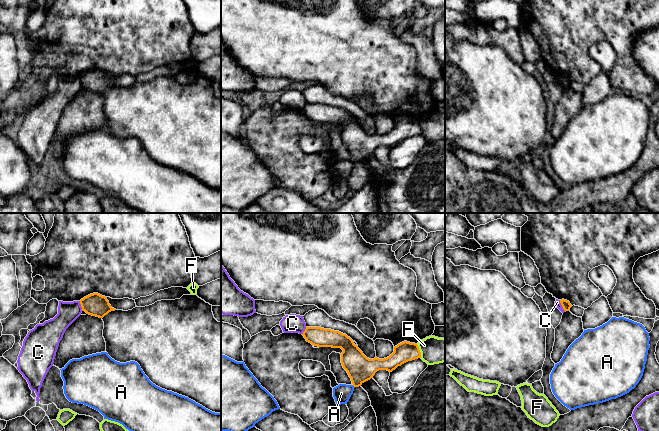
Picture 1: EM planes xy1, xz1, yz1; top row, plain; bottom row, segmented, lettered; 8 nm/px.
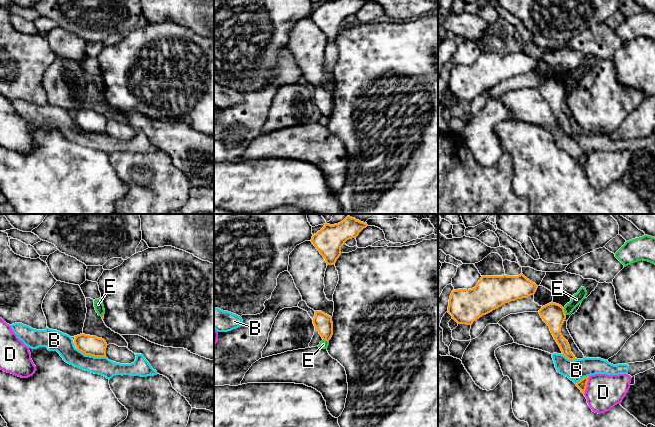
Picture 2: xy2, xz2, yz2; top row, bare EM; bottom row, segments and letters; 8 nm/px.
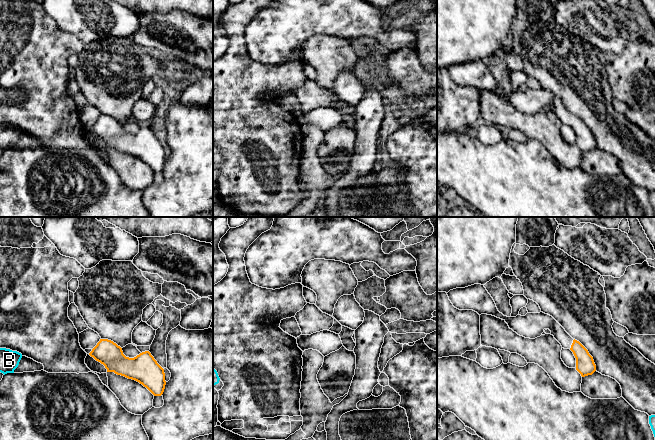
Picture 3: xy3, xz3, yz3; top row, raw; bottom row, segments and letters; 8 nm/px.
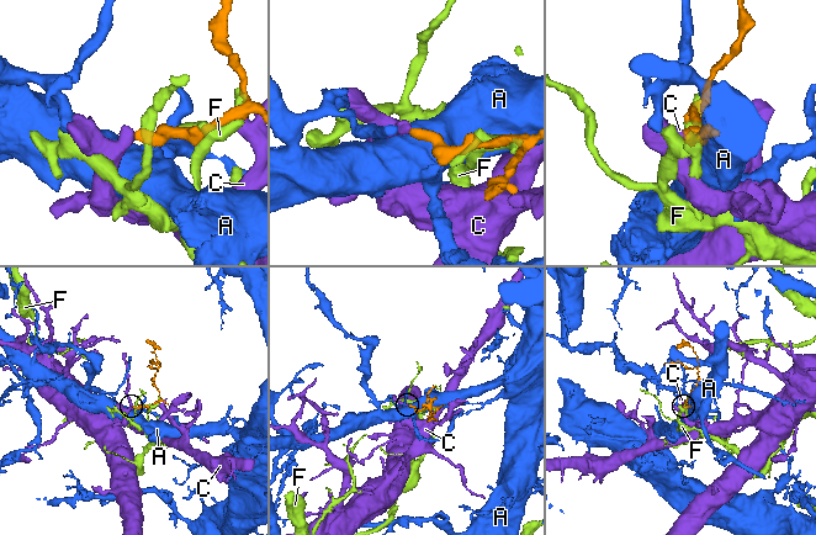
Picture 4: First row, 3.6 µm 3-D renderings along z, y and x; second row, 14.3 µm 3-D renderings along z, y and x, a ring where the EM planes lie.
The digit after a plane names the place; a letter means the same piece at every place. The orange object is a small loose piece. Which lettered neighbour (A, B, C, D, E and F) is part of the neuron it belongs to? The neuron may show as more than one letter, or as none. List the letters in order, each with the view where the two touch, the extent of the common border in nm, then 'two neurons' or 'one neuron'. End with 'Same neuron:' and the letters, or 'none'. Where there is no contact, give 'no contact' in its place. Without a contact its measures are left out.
A: no contact | two neurons
B: xy2 | 240 nm | two neurons
C: yz1 | 110 nm | two neurons
D: yz2 | 150 nm | two neurons
E: yz2 | 60 nm | two neurons
F: xz1 | 120 nm | two neurons
Same neuron: none

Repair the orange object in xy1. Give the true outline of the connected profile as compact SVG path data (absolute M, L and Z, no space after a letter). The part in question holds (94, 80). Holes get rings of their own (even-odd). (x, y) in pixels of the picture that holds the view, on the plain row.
M98 69L90 70L80 76L82 87L87 90L103 94L111 87L116 85L112 84L107 76L107 73L102 72Z

